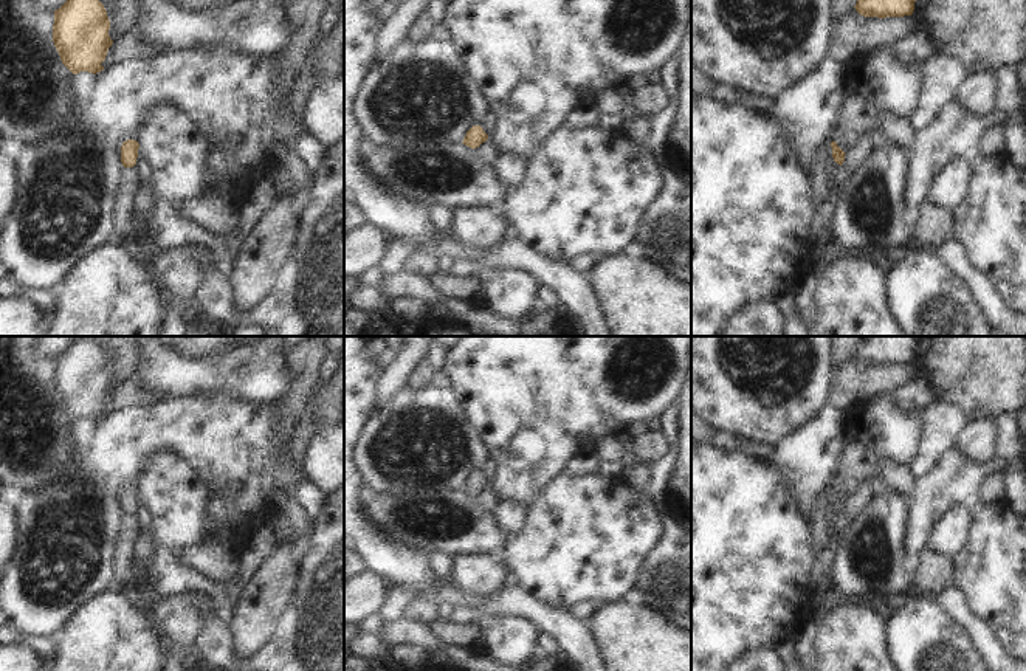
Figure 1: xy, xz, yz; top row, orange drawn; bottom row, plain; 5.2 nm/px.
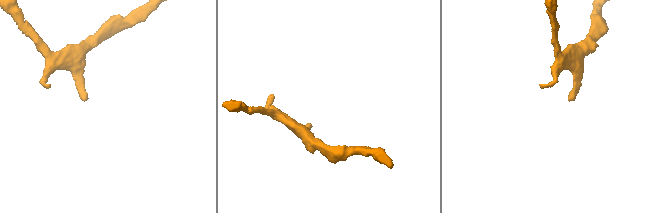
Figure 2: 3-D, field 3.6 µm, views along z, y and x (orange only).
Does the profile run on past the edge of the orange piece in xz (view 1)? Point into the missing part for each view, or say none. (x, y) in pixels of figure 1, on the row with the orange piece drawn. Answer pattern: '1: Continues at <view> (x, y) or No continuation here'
1: No continuation here.

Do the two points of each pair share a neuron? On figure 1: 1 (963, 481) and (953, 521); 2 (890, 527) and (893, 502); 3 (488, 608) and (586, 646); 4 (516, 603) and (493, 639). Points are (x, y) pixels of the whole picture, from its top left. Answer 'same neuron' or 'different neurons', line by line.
1: different neurons
2: same neuron
3: same neuron
4: different neurons

